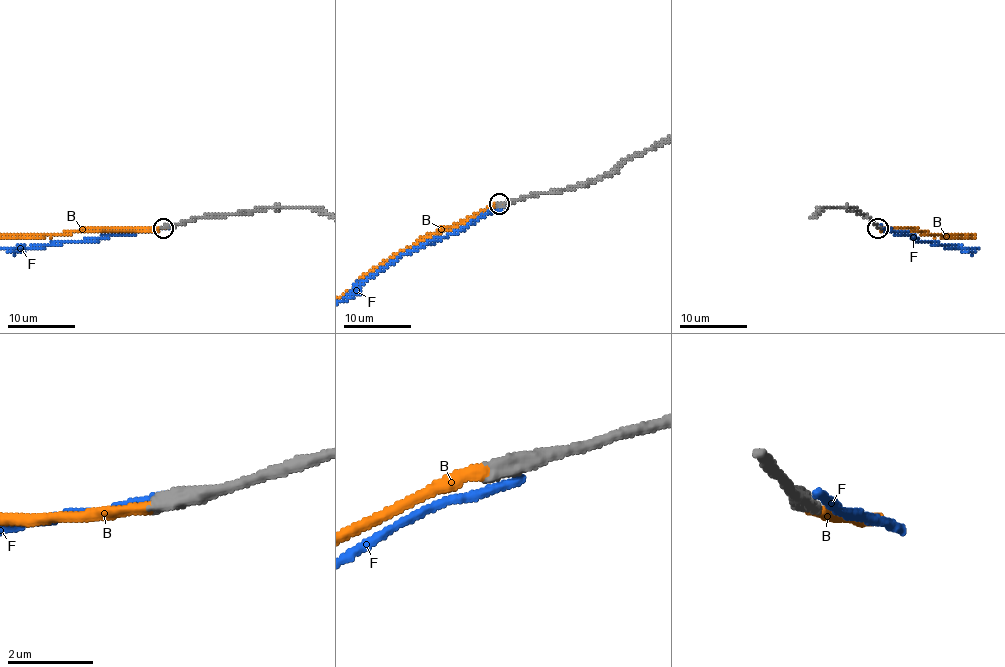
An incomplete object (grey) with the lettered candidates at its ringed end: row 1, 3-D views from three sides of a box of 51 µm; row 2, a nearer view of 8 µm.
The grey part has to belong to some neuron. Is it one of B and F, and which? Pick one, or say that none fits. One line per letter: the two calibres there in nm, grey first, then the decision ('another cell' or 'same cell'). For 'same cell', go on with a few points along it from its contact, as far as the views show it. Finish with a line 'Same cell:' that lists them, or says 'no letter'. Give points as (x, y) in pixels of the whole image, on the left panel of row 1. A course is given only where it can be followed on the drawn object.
B: calibres 440 and 280 nm; same cell
F: calibres 480 and 240 nm; another cell
Same cell: B

